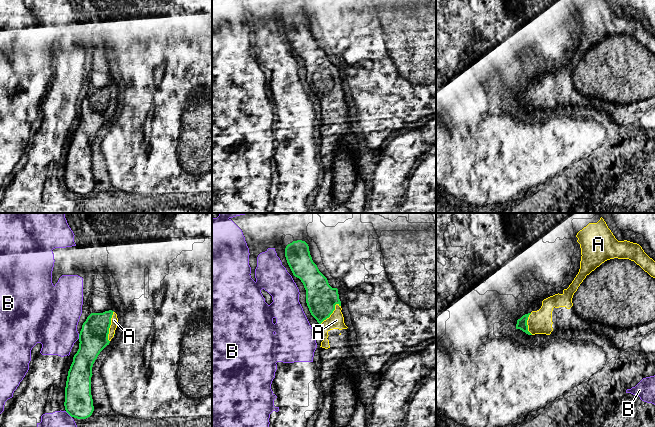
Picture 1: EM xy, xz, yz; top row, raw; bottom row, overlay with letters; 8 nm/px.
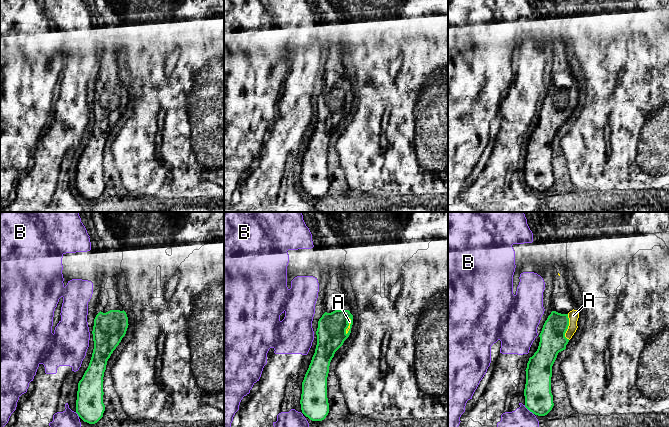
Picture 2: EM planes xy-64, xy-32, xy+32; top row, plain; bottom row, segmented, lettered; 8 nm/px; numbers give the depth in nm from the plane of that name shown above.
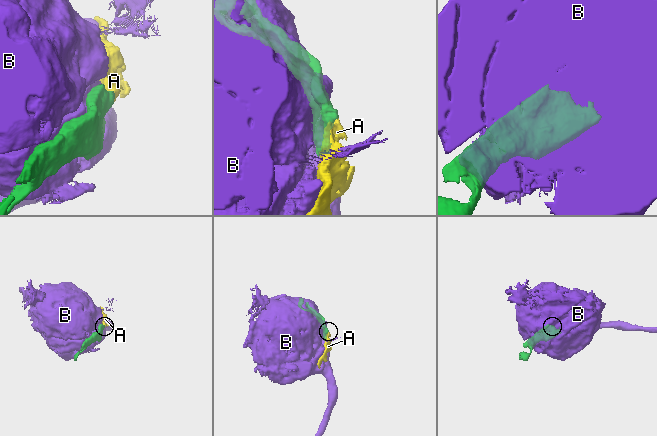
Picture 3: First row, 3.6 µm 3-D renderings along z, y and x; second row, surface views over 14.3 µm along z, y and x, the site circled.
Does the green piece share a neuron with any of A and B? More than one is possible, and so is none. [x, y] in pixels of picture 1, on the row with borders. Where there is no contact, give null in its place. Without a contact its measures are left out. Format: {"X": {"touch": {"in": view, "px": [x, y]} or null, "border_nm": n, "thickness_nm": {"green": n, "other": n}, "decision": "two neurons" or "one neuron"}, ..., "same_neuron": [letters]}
{"A": {"touch": {"in": "xy", "px": [109, 326]}, "border_nm": 260, "thickness_nm": {"green": 240, "other": 60}, "decision": "one neuron"}, "B": {"touch": {"in": "xy", "px": [68, 413]}, "border_nm": 80, "thickness_nm": {"green": 220, "other": 130}, "decision": "two neurons"}, "same_neuron": ["A"]}

